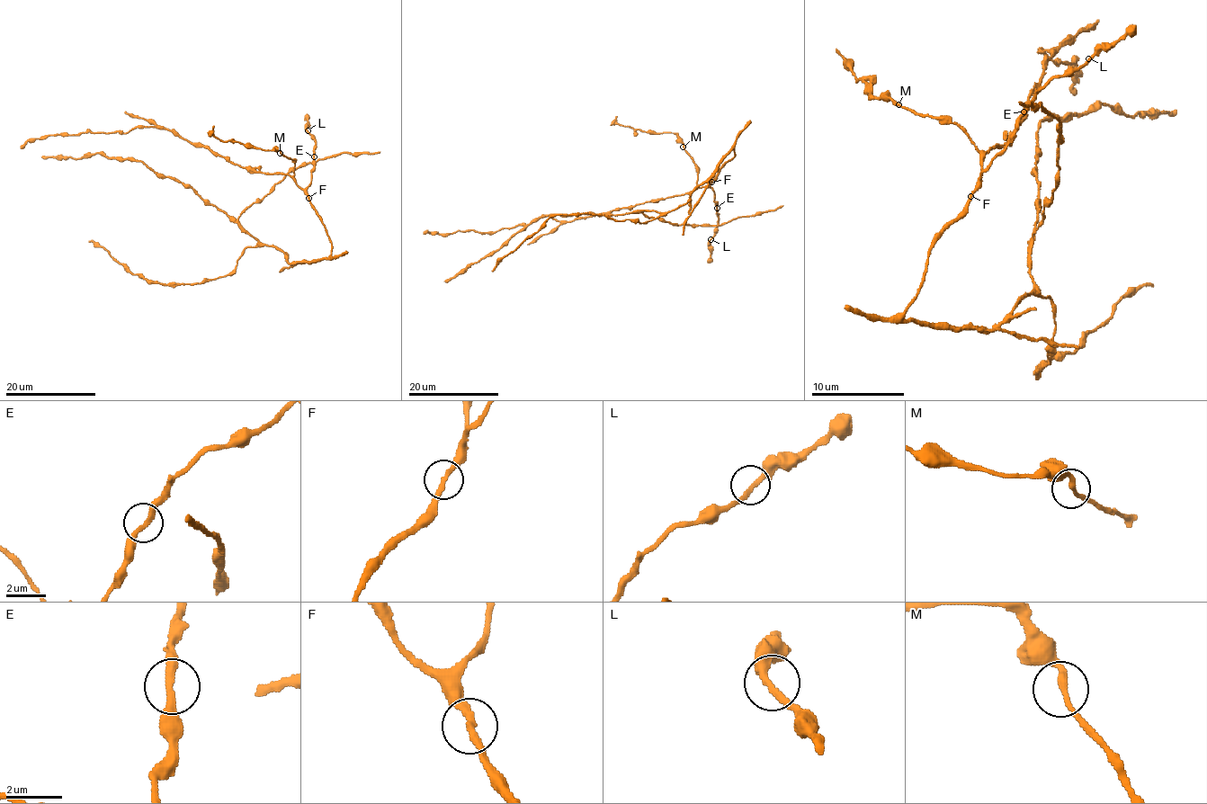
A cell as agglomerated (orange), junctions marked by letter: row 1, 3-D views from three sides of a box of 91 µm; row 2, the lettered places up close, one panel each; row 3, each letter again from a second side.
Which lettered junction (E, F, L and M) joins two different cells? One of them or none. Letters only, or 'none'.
none

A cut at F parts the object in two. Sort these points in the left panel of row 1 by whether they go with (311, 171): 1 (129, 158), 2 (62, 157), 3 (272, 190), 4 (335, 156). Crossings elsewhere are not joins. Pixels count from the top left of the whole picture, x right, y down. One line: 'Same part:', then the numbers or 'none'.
Same part: none

